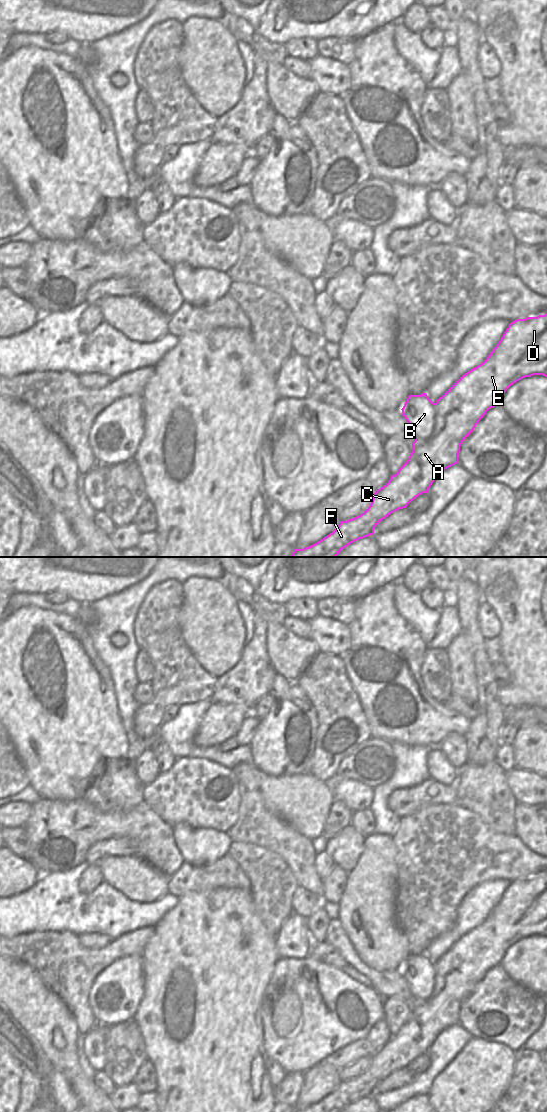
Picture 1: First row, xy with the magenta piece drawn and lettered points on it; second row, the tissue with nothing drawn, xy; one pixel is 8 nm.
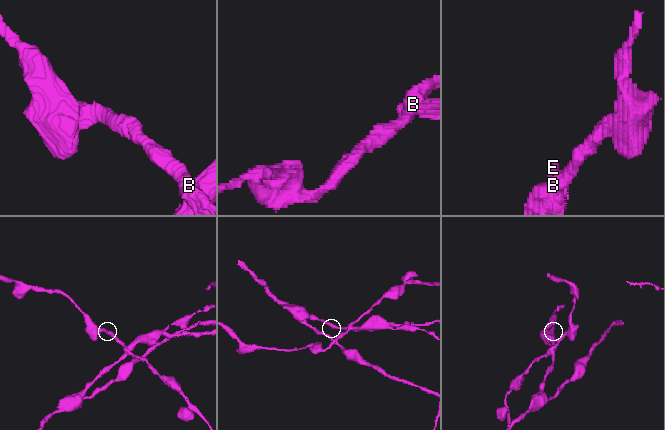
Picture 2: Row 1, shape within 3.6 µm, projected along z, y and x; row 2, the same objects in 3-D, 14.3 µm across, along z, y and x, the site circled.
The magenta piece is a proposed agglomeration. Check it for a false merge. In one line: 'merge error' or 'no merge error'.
merge error

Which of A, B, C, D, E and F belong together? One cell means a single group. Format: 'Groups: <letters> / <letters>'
Groups: A C D E F / B.

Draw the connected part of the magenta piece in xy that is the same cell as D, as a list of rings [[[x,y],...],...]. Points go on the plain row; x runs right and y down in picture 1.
[[[547,874],[511,882],[486,920],[462,935],[436,960],[436,992],[427,1001],[414,1001],[408,1020],[372,1056],[370,1066],[359,1076],[340,1084],[317,1103],[294,1112],[340,1112],[351,1103],[374,1094],[374,1088],[391,1073],[428,1050],[447,1028],[458,1023],[462,1002],[472,993],[486,972],[500,965],[506,950],[517,941],[543,935],[547,937]]]

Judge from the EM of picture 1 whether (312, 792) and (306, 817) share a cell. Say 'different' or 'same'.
same

